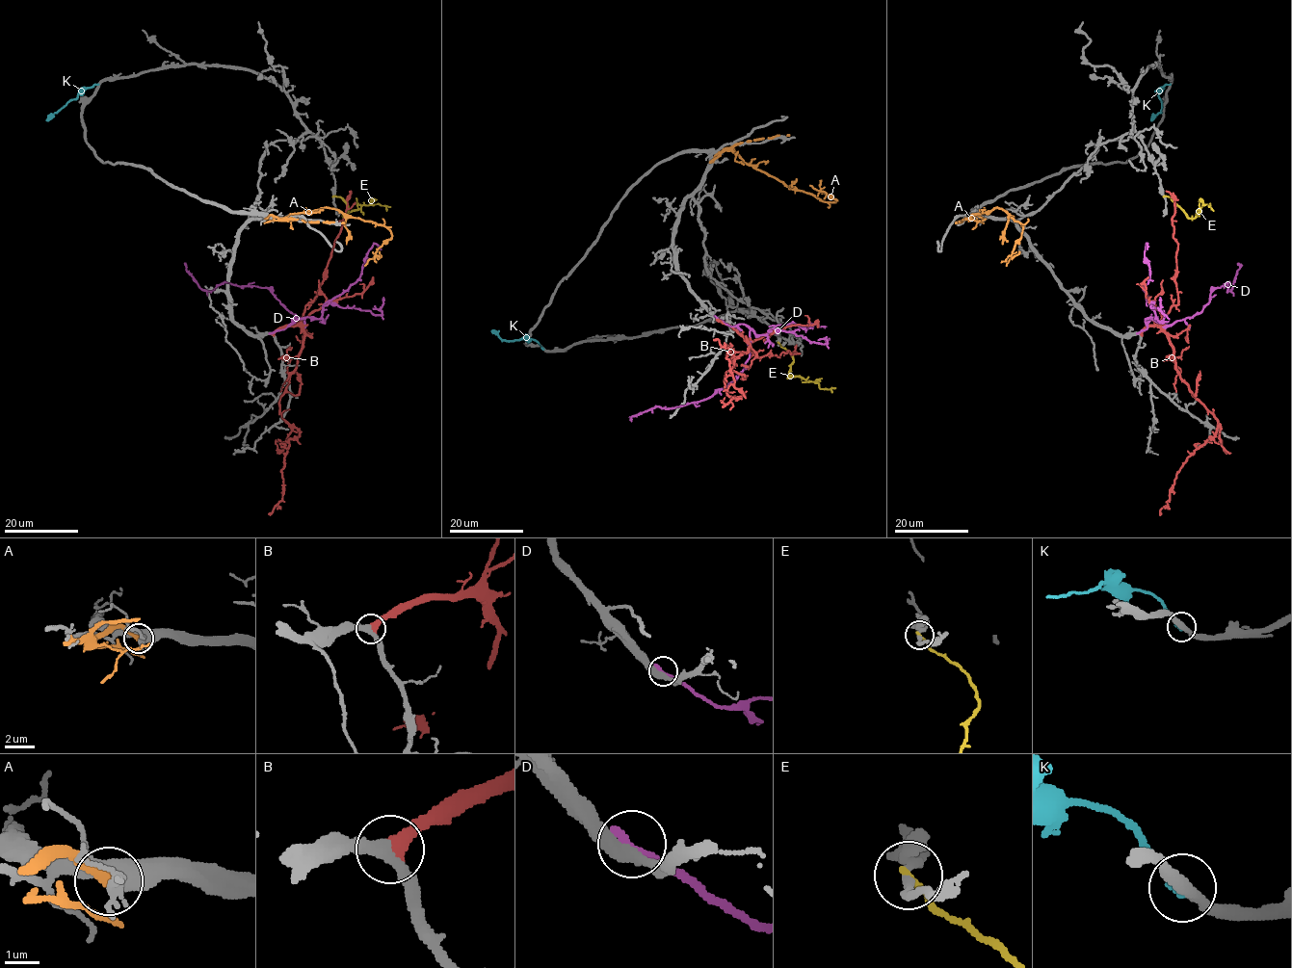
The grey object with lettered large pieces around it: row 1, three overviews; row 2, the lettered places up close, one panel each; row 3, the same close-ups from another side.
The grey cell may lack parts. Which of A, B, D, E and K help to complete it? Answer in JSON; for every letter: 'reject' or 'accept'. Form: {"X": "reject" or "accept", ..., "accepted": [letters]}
{"A": "reject", "B": "accept", "D": "reject", "E": "reject", "K": "reject", "accepted": ["B"]}

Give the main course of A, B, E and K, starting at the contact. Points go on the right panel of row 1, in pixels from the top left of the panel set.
A: (982, 218), (970, 217), (998, 207), (1022, 224), (1022, 237), (1006, 265)
B: (1140, 333), (1147, 327), (1157, 326), (1173, 351), (1180, 379), (1217, 420), (1215, 435), (1179, 470), (1161, 513)
E: (1164, 196), (1169, 196), (1190, 218), (1195, 218), (1202, 205), (1210, 204), (1209, 207)
K: (1170, 84), (1160, 88), (1161, 110), (1152, 120)

